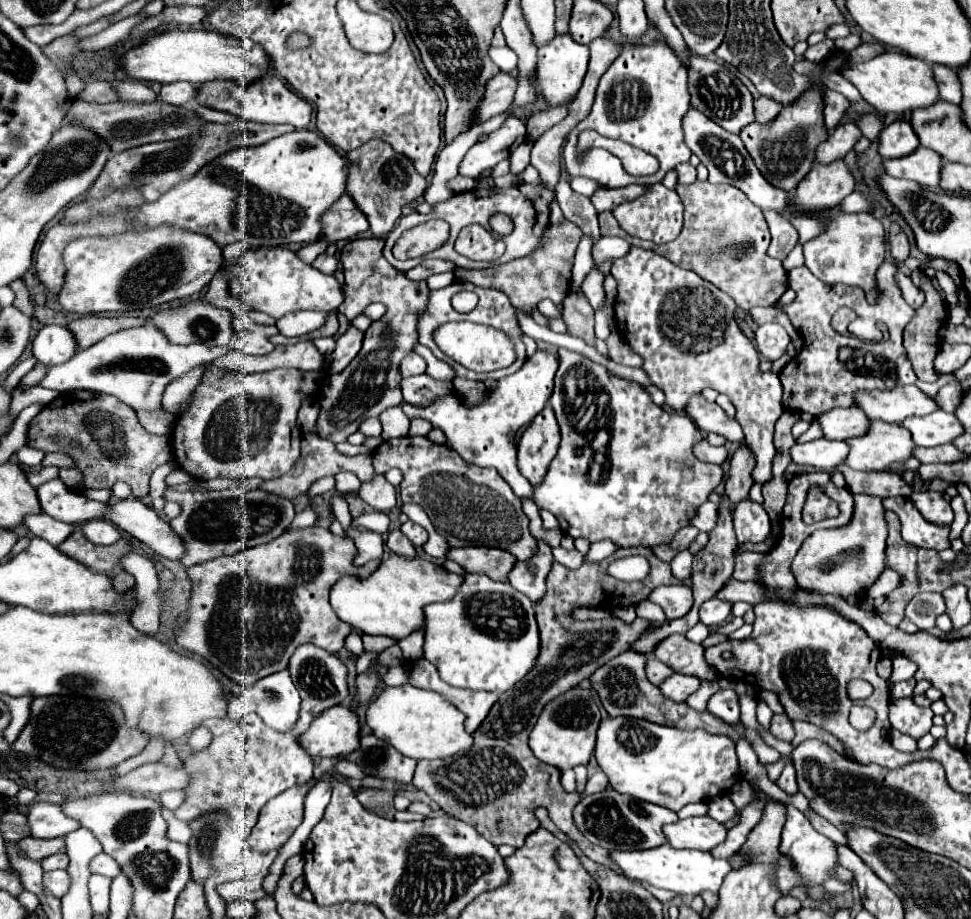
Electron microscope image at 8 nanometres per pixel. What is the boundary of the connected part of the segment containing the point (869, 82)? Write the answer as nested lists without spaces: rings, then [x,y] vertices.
[[[898,51],[880,53],[878,57],[866,63],[846,65],[842,69],[842,75],[860,91],[862,99],[870,103],[878,113],[904,113],[906,109],[912,111],[916,107],[926,107],[938,101],[938,89],[930,65]]]

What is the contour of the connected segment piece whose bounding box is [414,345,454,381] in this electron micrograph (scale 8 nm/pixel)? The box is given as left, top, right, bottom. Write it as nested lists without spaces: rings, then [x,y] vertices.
[[[416,345],[414,351],[416,351],[418,355],[422,355],[424,361],[428,363],[428,373],[430,373],[430,377],[440,379],[440,381],[450,381],[450,379],[454,379],[454,369],[452,369],[446,361],[436,359],[434,353],[432,353],[428,347],[424,347],[424,345]]]

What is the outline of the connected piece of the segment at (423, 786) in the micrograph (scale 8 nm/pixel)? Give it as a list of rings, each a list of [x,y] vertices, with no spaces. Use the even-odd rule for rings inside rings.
[[[632,547],[628,551],[618,549],[604,561],[586,561],[578,569],[568,569],[560,563],[552,565],[552,571],[546,577],[546,595],[536,603],[536,619],[540,629],[540,653],[534,669],[516,683],[512,691],[506,691],[492,705],[488,717],[474,731],[474,745],[468,751],[456,753],[452,757],[434,759],[434,761],[418,761],[414,787],[424,791],[432,801],[438,803],[450,817],[462,819],[472,825],[494,845],[512,845],[520,848],[526,835],[538,829],[538,819],[534,811],[544,807],[550,811],[550,819],[554,825],[574,839],[582,852],[591,860],[610,867],[606,861],[606,849],[588,841],[576,827],[572,809],[576,801],[580,801],[578,793],[566,793],[560,785],[560,771],[538,761],[528,747],[528,729],[534,727],[542,705],[550,701],[556,693],[562,693],[580,681],[588,679],[598,667],[602,667],[612,657],[620,655],[630,641],[634,641],[634,633],[650,625],[644,619],[636,619],[634,625],[626,625],[620,619],[604,619],[604,621],[576,621],[572,617],[574,609],[580,607],[598,607],[604,601],[610,603],[632,603],[632,597],[648,597],[652,587],[658,583],[652,577],[646,577],[638,583],[622,583],[608,575],[608,565],[620,557],[642,555],[650,563],[648,575],[670,575],[670,565],[654,557],[648,547]],[[630,599],[630,601],[626,601]],[[498,801],[498,805],[494,805]]]

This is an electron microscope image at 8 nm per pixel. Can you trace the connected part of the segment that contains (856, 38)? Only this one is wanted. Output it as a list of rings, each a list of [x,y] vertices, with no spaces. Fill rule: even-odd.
[[[848,35],[844,39],[836,39],[834,43],[836,43],[836,49],[840,51],[852,51],[860,45],[860,35]]]

